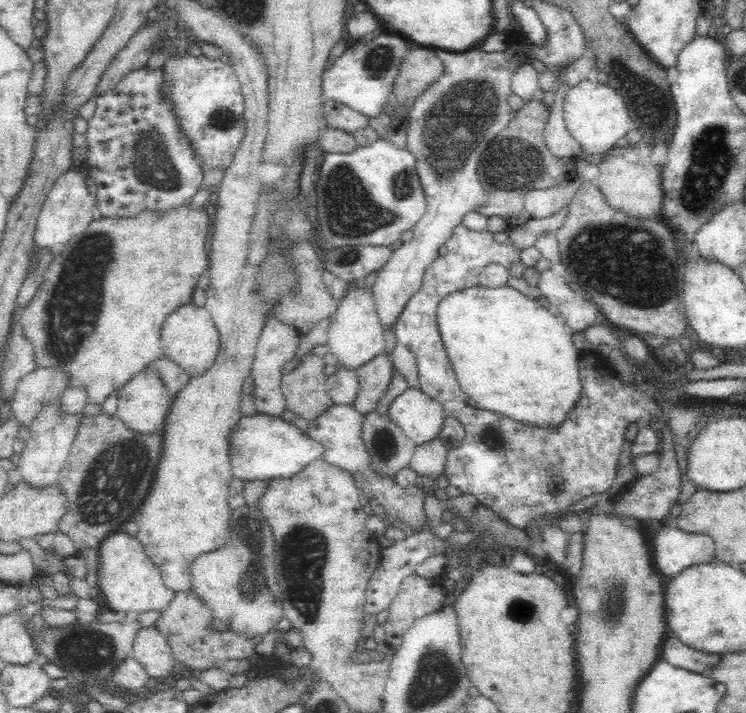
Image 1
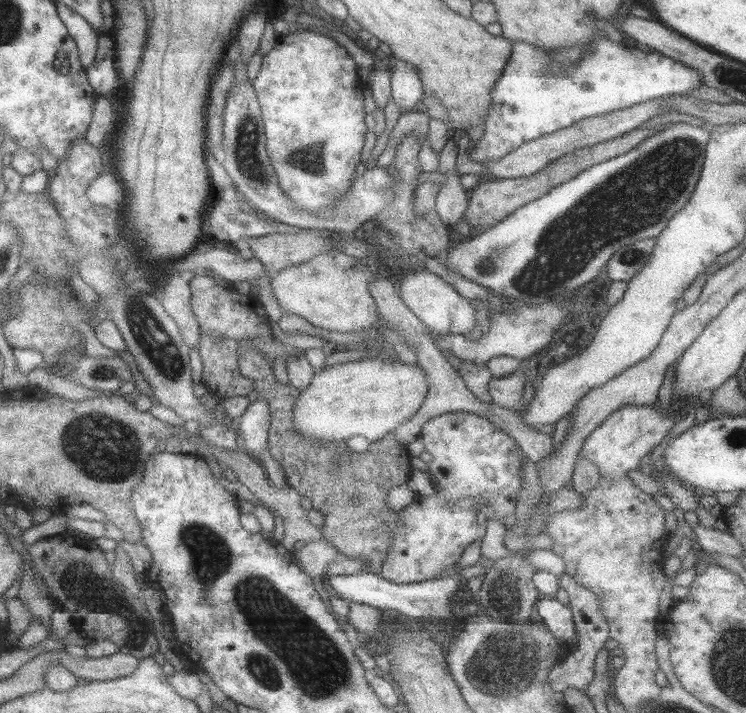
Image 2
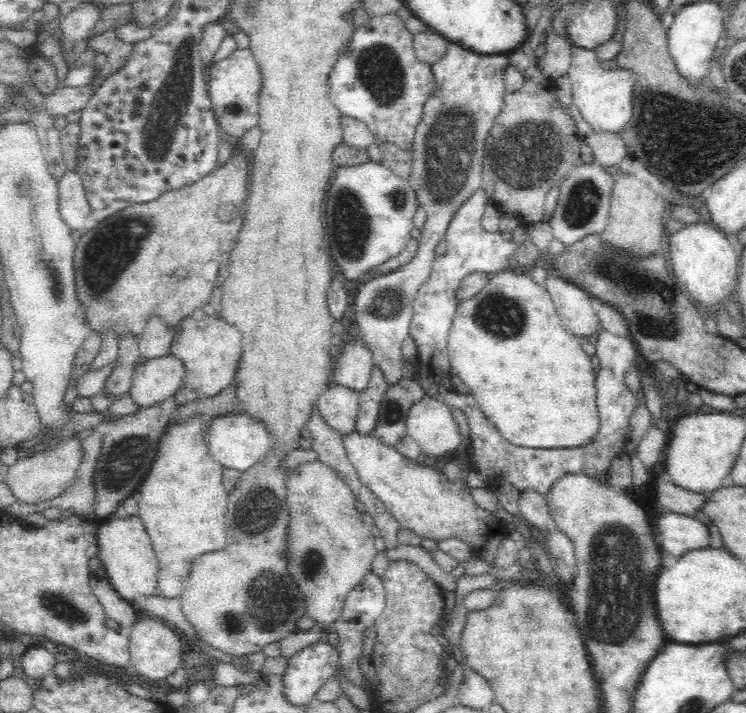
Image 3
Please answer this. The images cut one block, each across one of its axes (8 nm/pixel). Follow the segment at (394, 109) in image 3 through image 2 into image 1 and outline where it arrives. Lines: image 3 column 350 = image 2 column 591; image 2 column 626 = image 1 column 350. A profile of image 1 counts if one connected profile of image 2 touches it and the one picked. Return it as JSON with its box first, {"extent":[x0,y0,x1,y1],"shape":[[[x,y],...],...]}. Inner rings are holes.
{"extent":[321,32,409,118],"shape":[[[384,32],[365,44],[358,39],[331,64],[328,70],[325,70],[322,76],[321,98],[324,101],[334,99],[341,102],[352,110],[366,115],[366,118],[378,116],[381,108],[388,101],[392,101],[391,90],[394,88],[394,80],[409,51],[406,40],[398,36],[388,36]]]}

